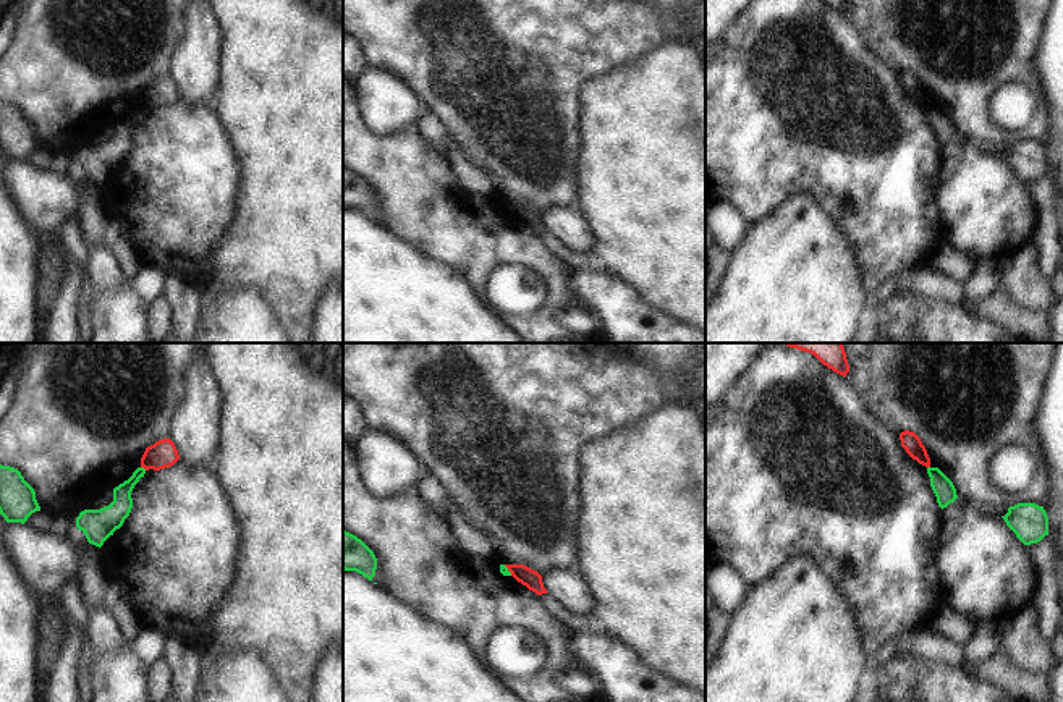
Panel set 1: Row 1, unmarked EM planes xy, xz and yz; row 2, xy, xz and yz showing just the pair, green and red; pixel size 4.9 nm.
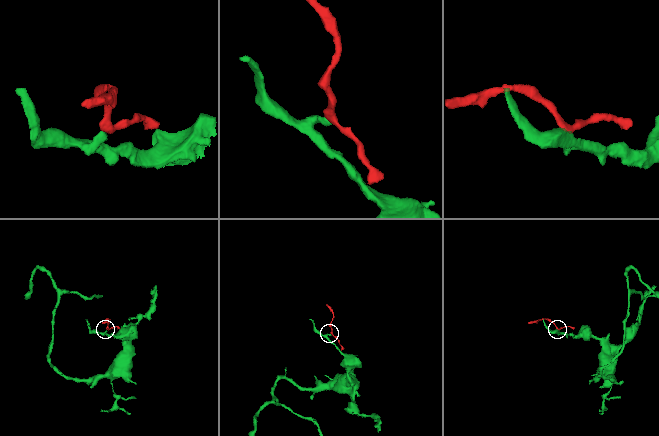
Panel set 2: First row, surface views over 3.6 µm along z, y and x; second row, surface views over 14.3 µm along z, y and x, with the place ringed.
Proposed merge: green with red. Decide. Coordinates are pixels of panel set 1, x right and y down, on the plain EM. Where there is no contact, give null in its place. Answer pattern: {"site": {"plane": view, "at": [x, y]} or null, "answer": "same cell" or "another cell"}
{"site": {"plane": "xy", "at": [143, 105]}, "answer": "another cell"}

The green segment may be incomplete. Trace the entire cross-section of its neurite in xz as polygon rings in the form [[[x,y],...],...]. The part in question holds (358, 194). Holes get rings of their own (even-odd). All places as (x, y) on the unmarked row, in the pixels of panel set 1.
[[[343,167],[343,207],[356,209],[372,218],[377,207],[374,189],[356,173]]]

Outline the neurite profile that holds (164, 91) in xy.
[[[163,76],[147,84],[142,95],[141,105],[146,108],[160,108],[173,104],[180,97],[178,87],[170,76]]]

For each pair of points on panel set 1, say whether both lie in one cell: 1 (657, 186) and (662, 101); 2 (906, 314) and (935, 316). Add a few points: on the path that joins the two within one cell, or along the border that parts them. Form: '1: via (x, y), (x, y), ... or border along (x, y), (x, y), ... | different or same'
1: via (662, 165), (662, 122) | same
2: via (913, 316), (929, 316) | same

